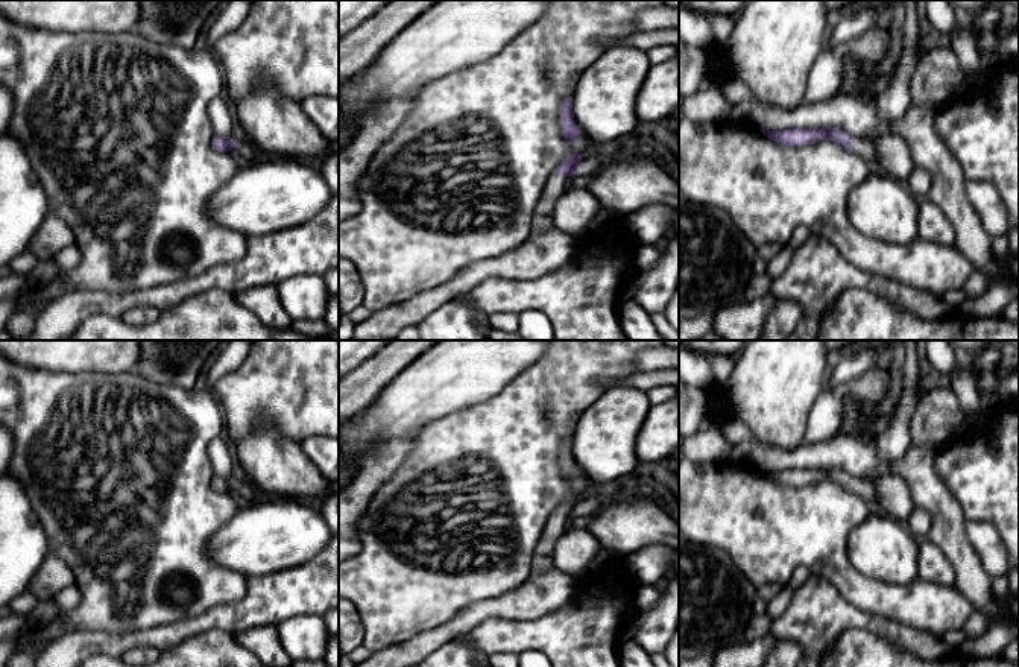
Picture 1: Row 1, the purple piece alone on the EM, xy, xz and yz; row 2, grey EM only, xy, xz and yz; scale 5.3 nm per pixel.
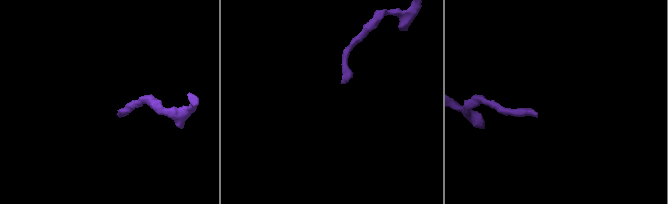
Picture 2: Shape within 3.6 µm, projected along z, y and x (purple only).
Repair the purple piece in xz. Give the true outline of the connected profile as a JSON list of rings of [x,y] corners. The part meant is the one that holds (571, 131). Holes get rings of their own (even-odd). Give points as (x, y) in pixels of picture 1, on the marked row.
[[[573,96],[566,97],[563,105],[562,105],[560,128],[562,128],[565,138],[569,143],[576,143],[582,138],[582,129],[576,123],[574,114],[573,114]]]

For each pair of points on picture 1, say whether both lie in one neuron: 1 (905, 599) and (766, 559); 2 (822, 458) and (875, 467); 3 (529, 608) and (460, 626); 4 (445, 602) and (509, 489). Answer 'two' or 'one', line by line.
1: one
2: one
3: one
4: one

